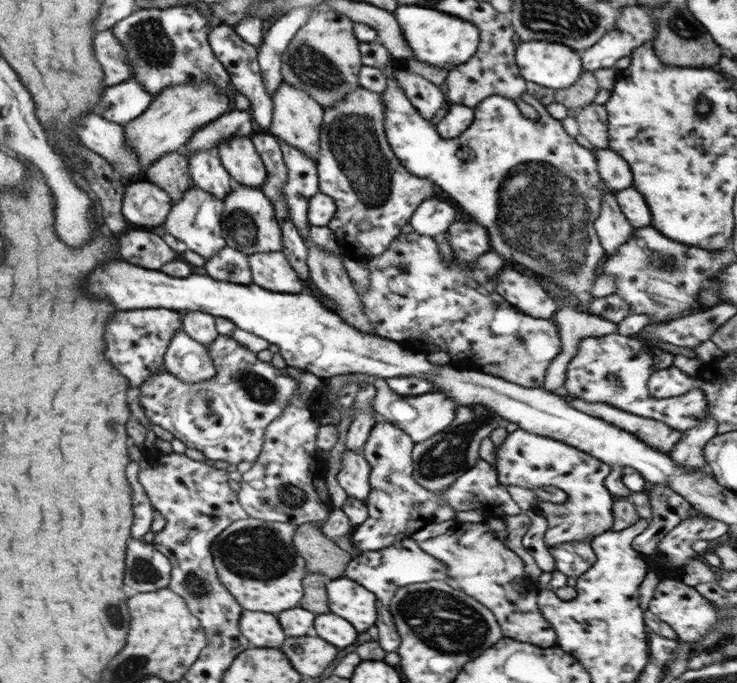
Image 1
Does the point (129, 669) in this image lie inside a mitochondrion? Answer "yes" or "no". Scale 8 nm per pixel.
yes

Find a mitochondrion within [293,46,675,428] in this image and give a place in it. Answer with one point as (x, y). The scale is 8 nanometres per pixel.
(548, 207)

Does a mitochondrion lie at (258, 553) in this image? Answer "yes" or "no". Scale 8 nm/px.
yes

